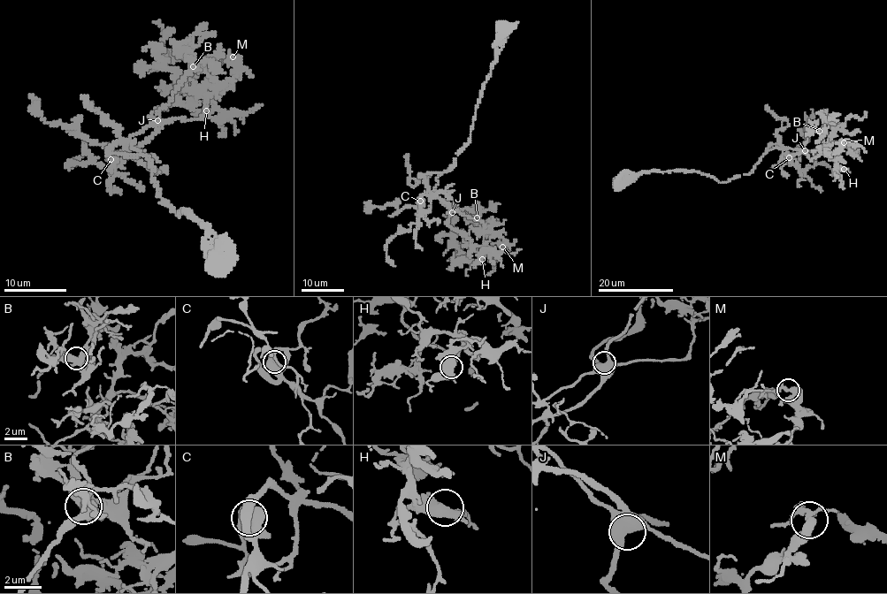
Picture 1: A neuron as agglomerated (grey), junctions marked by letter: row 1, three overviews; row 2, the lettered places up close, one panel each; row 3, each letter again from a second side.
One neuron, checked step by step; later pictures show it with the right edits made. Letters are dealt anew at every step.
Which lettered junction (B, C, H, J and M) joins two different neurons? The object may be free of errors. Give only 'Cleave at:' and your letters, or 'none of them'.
Cleave at: none of them

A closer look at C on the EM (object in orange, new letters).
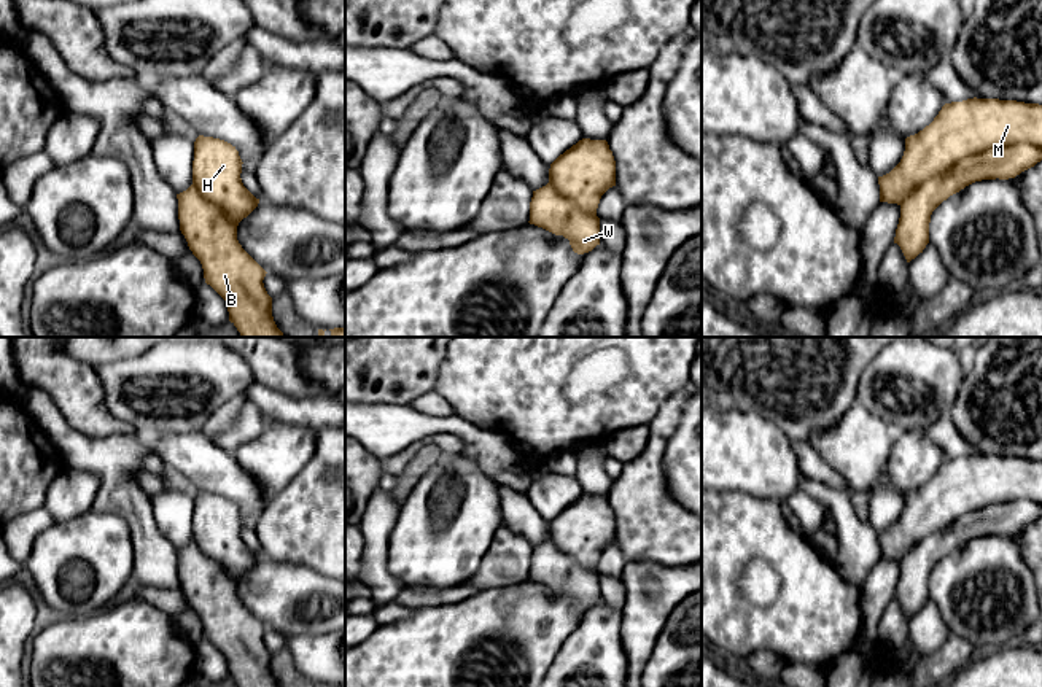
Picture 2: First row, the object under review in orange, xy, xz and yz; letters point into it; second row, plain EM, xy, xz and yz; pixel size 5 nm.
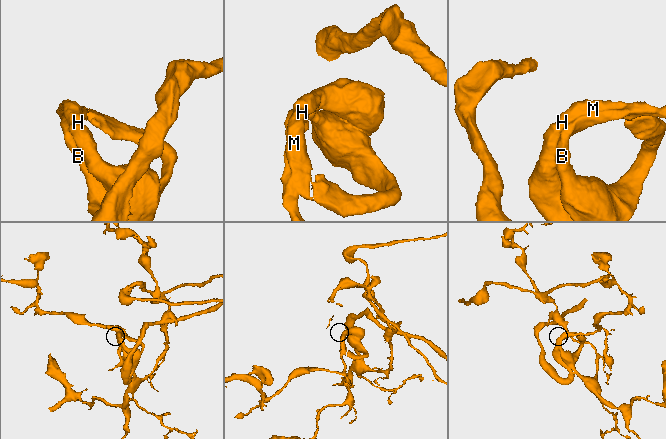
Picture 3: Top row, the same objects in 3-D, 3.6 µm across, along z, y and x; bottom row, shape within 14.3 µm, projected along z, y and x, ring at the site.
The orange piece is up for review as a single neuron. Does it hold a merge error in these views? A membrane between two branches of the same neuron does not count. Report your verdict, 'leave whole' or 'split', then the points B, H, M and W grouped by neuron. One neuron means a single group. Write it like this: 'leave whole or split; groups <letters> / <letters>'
leave whole; groups B H M W

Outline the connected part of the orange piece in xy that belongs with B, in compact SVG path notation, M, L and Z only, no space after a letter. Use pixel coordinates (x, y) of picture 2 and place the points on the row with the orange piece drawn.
M199 135L194 142L192 184L177 194L180 231L200 261L205 283L227 304L229 321L242 337L285 337L272 316L272 297L264 288L266 270L242 248L237 226L259 204L242 183L242 159L231 143Z

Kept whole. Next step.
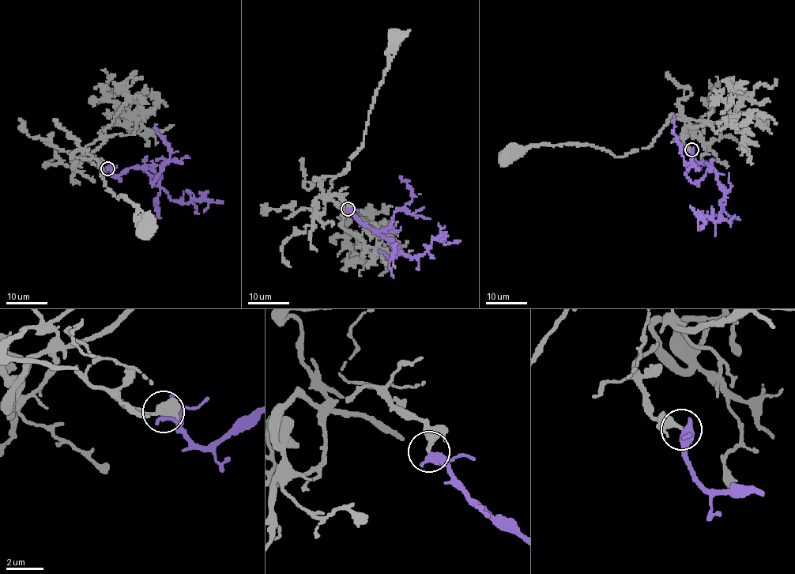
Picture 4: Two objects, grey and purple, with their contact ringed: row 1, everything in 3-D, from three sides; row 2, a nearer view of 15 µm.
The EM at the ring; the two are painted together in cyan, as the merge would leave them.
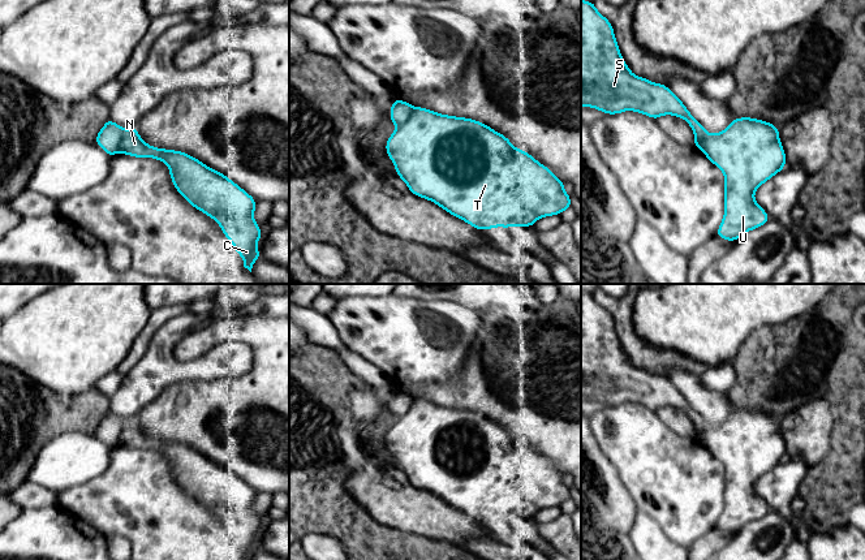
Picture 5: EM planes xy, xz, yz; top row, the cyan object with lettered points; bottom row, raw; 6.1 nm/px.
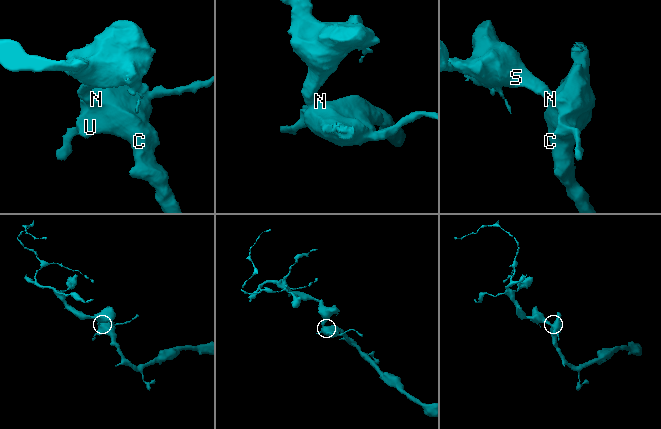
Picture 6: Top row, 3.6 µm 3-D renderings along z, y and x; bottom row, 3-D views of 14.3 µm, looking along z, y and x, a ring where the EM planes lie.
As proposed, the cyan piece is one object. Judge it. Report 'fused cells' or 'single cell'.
fused cells

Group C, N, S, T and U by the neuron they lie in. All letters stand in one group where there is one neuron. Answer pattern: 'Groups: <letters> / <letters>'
Groups: C N T U / S

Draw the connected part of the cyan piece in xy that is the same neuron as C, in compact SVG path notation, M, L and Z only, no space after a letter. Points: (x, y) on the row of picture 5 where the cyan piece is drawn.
M134 126L124 132L119 152L134 158L152 158L167 164L176 190L195 210L220 225L242 258L244 267L251 272L255 260L262 257L262 249L257 251L257 241L263 238L253 216L257 208L255 198L221 172L186 152L147 145Z

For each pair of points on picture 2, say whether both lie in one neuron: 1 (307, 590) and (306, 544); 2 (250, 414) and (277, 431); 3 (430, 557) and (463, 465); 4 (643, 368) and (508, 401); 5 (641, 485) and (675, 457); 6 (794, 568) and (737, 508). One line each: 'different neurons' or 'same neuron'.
1: different neurons
2: different neurons
3: same neuron
4: same neuron
5: different neurons
6: same neuron

